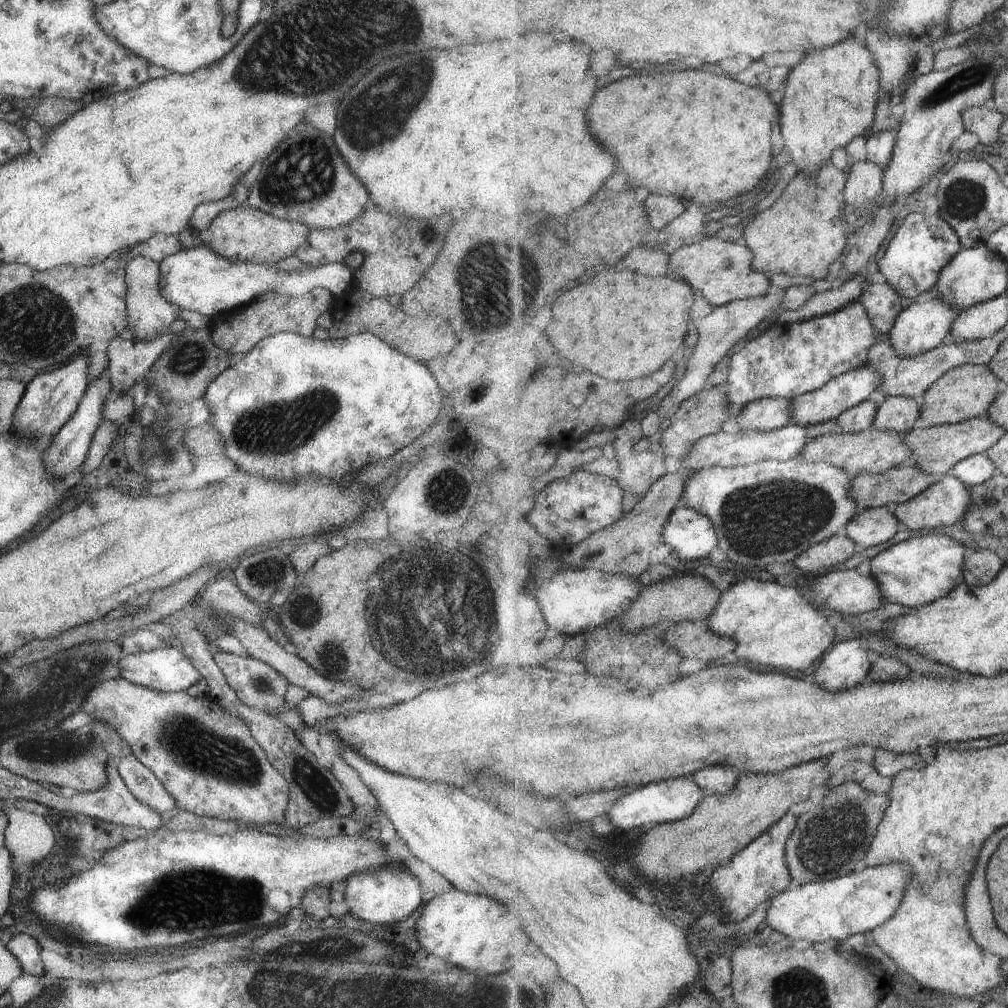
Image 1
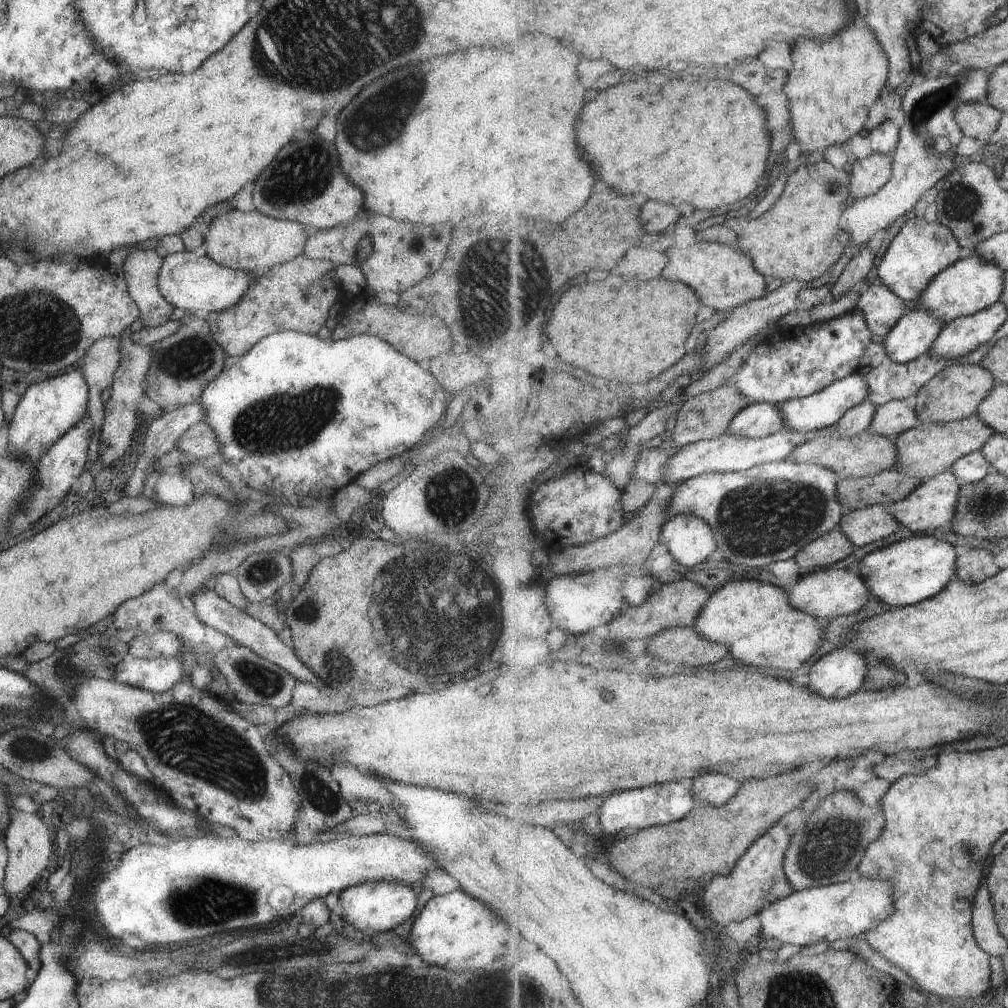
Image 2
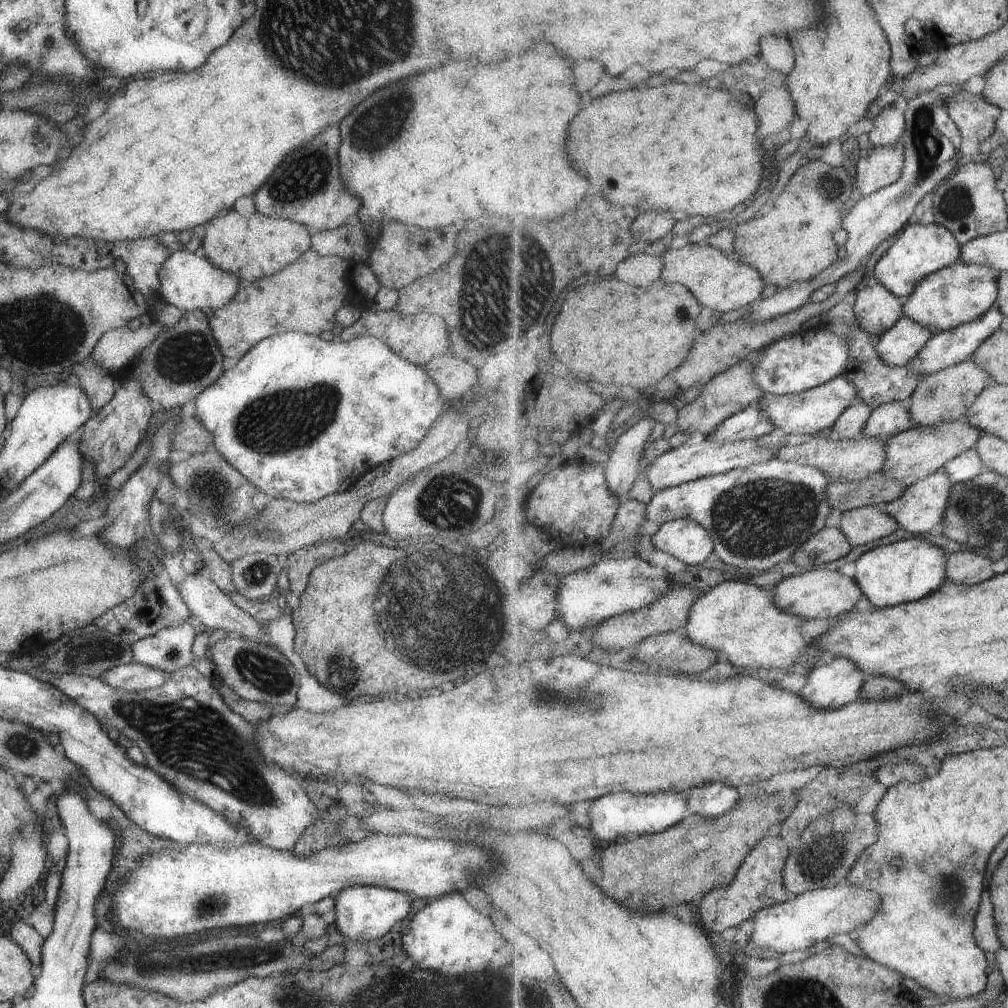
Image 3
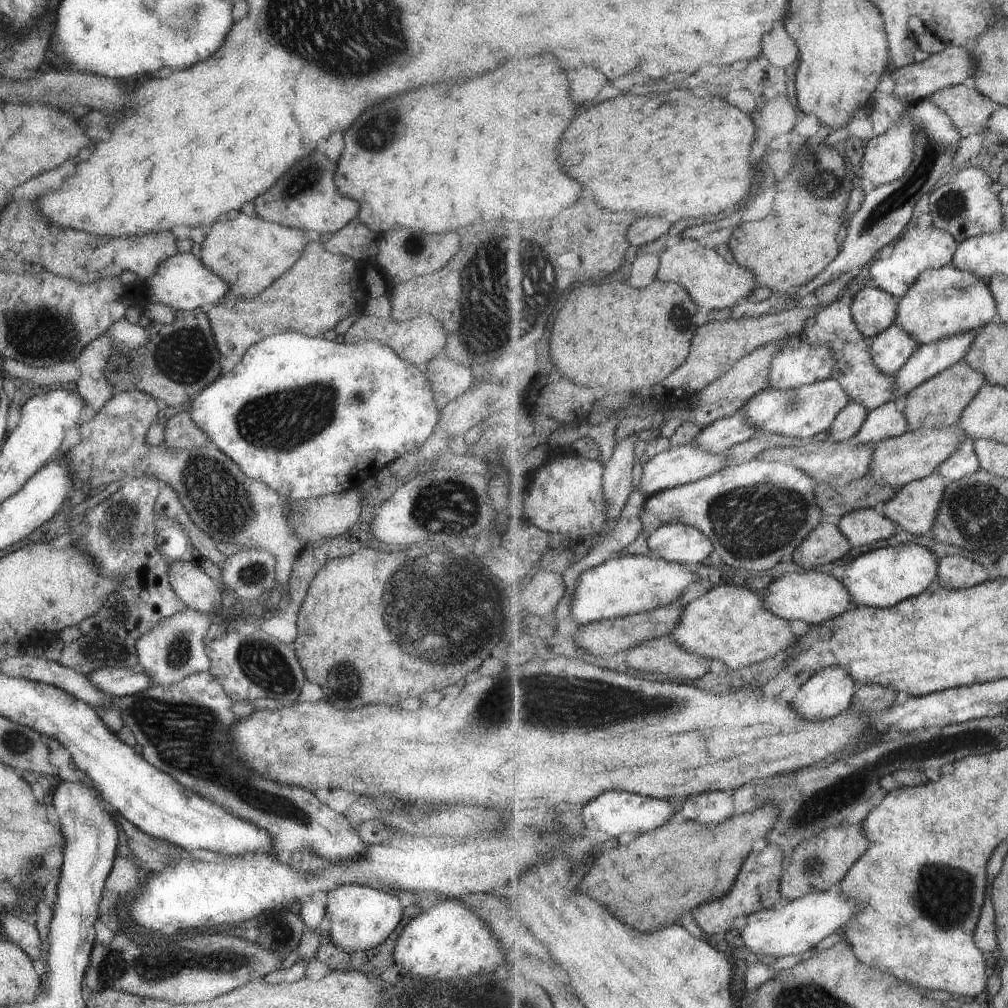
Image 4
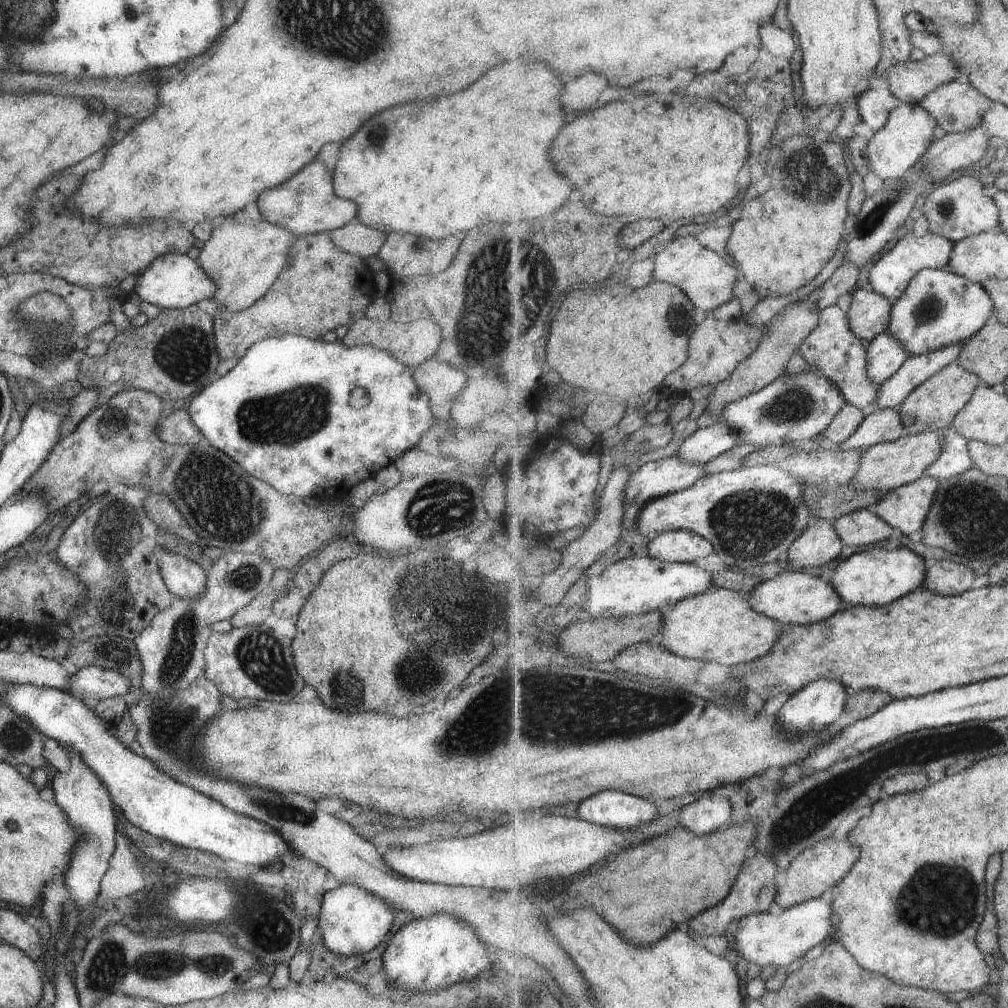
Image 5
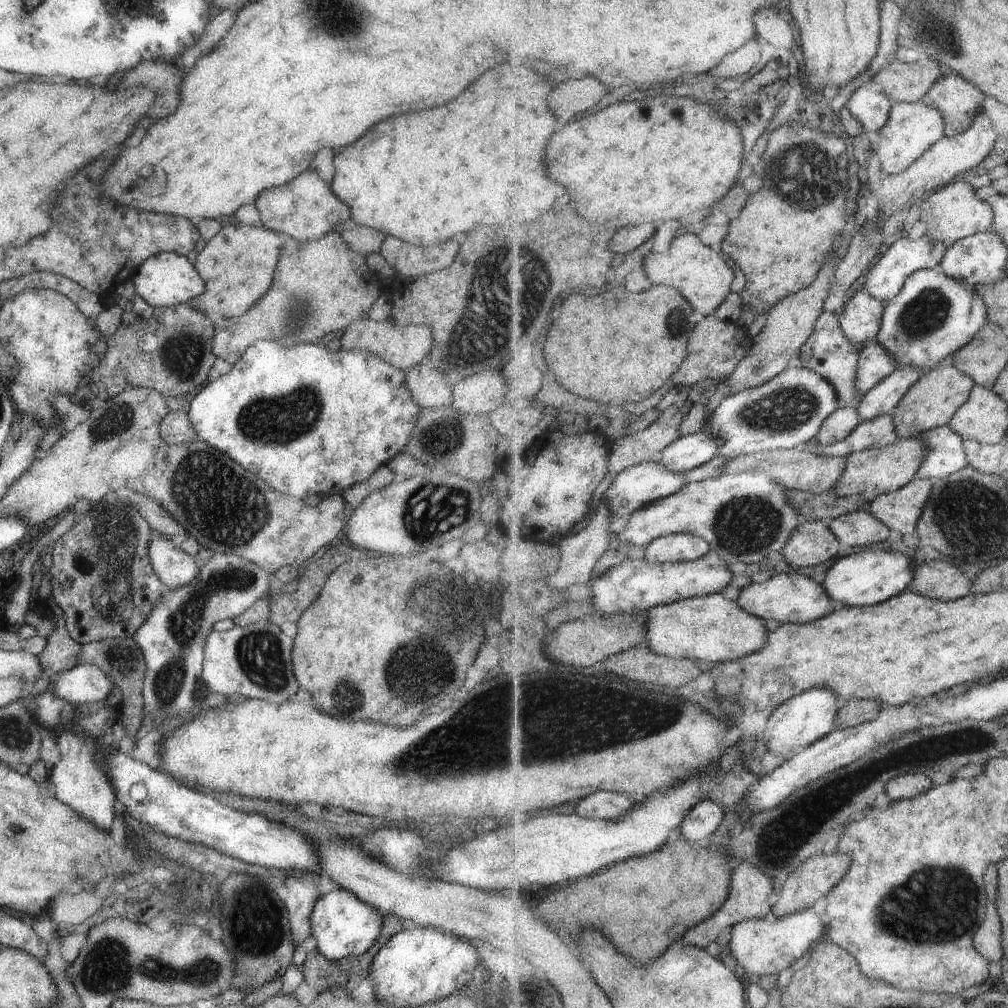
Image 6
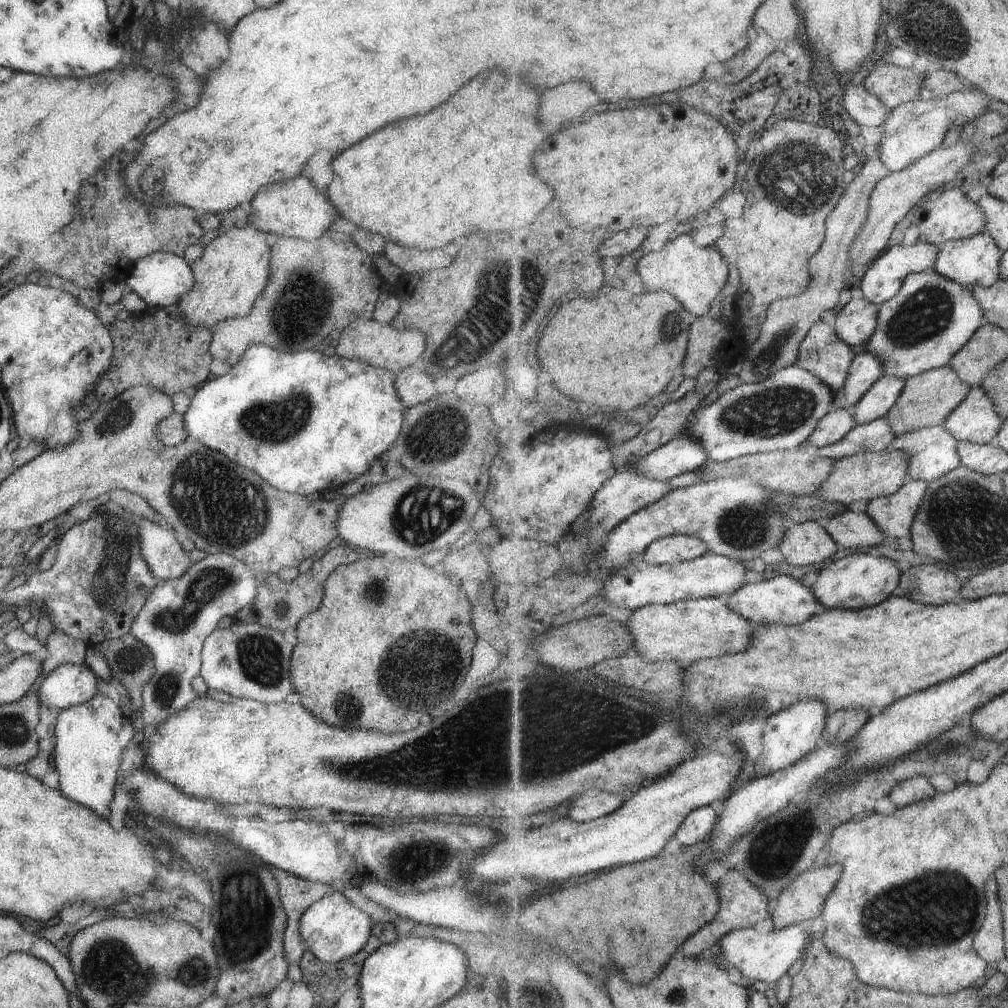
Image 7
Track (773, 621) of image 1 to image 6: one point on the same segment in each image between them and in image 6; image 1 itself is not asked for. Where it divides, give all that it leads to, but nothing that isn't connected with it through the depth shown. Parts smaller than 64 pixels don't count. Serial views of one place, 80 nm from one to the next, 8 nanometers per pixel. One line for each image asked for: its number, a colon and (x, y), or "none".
2: (762, 628)
3: (744, 623)
4: (730, 623)
5: (717, 625)
6: (714, 629)

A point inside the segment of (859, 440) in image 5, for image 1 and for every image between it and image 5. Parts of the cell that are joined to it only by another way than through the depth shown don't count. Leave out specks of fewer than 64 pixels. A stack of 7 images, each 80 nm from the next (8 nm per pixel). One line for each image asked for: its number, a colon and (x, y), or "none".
1: (898, 413)
2: (899, 416)
3: (893, 418)
4: (886, 422)

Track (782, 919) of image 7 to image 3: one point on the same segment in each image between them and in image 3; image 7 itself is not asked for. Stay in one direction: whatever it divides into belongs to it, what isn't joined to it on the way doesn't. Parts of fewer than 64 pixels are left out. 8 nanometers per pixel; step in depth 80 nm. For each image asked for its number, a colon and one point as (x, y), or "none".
3: (828, 851)
4: (824, 861)
5: (814, 874)
6: (807, 888)

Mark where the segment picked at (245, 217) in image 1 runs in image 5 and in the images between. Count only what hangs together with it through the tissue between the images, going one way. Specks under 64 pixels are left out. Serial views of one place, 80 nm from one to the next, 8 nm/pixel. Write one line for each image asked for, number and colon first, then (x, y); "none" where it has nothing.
2: (252, 241)
3: (251, 248)
4: (247, 253)
5: (242, 259)

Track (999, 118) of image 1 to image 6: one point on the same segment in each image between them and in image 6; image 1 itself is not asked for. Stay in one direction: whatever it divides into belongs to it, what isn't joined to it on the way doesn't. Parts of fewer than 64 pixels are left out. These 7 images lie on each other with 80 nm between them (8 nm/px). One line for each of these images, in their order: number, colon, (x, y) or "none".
2: (980, 120)
3: (976, 119)
4: (969, 110)
5: (958, 106)
6: (959, 101)

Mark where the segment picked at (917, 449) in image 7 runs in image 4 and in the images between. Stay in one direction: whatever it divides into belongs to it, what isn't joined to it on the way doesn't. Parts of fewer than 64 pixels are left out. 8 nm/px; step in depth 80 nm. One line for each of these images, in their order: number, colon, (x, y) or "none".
4: (964, 462)
5: (955, 459)
6: (947, 455)

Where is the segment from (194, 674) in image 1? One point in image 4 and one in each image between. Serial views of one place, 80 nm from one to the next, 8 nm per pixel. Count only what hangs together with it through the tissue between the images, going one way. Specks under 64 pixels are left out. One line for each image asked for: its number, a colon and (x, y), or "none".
2: (158, 674)
3: (132, 676)
4: (118, 682)

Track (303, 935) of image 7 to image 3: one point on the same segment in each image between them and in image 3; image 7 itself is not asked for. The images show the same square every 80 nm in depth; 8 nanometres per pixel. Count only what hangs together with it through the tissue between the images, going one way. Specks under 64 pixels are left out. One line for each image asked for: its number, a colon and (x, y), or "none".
3: (364, 912)
4: (360, 916)
5: (352, 921)
6: (342, 925)

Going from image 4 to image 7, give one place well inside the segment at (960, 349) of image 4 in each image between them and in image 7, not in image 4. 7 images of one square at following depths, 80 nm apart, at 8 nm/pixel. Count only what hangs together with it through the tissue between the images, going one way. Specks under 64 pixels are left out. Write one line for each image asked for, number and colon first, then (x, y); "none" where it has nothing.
5: (916, 370)
6: (882, 400)
7: (882, 396)

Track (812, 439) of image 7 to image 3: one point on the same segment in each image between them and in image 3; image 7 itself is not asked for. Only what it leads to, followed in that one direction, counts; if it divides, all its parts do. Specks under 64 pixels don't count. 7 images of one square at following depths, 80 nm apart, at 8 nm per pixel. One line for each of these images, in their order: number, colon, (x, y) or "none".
3: (850, 425)
4: (848, 424)
5: (850, 417)
6: (836, 427)

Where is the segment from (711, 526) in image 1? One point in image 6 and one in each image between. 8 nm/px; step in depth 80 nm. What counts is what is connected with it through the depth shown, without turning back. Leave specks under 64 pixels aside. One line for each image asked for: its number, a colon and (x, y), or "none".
2: (690, 540)
3: (684, 539)
4: (682, 544)
5: (679, 546)
6: (677, 548)

